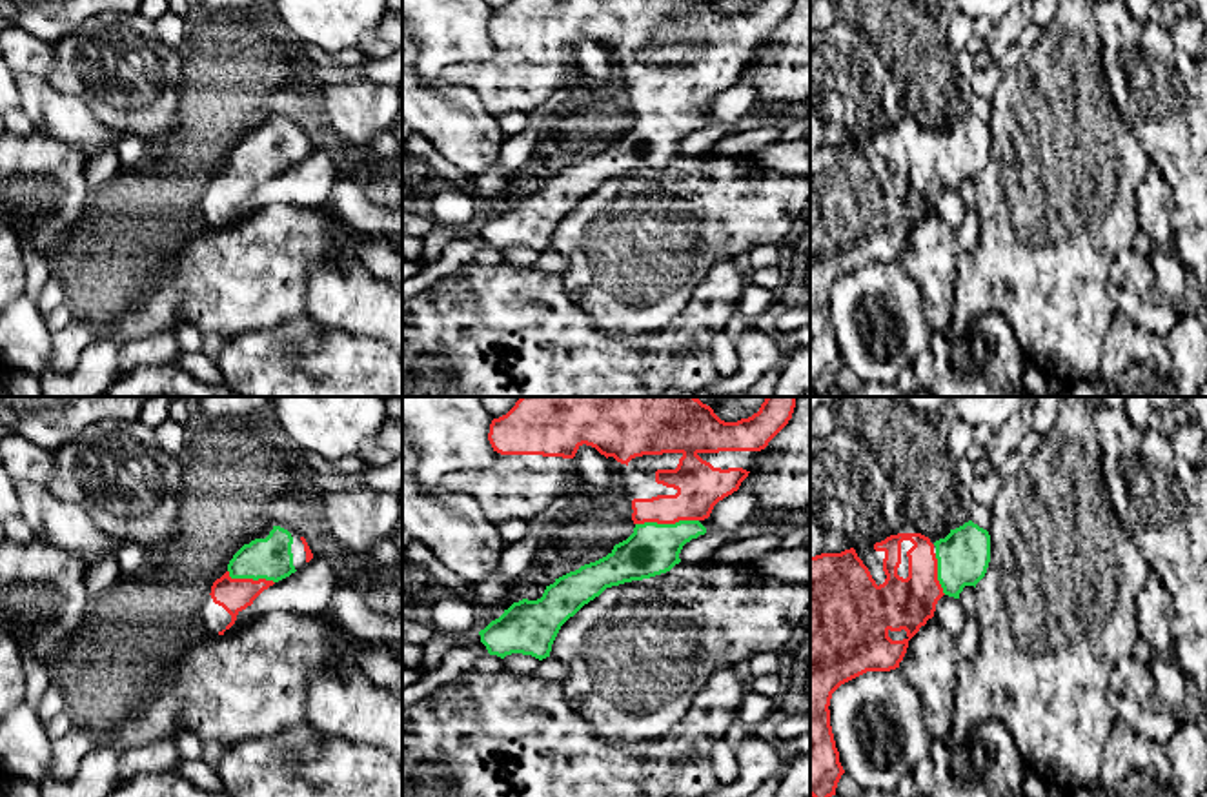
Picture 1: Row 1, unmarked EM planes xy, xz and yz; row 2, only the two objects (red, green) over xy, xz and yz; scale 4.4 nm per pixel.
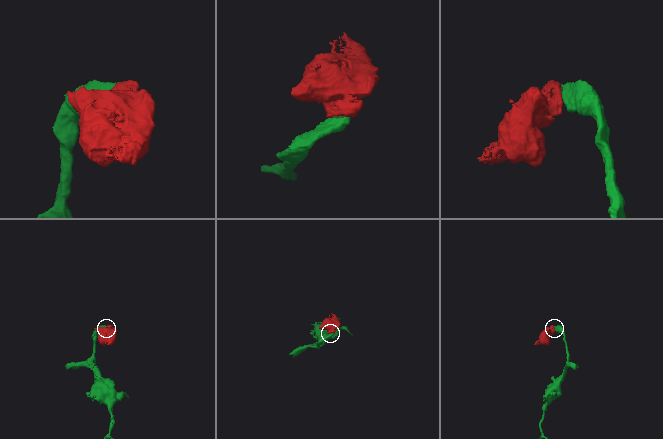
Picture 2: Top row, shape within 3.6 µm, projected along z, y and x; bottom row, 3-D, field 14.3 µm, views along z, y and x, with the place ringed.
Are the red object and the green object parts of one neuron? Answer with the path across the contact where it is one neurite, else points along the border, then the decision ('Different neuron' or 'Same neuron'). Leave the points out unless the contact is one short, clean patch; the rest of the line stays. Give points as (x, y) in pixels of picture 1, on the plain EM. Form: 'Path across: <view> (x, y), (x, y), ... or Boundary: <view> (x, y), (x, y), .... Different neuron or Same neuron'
Path across: xz (699, 79), (667, 115), (652, 141). Same neuron

